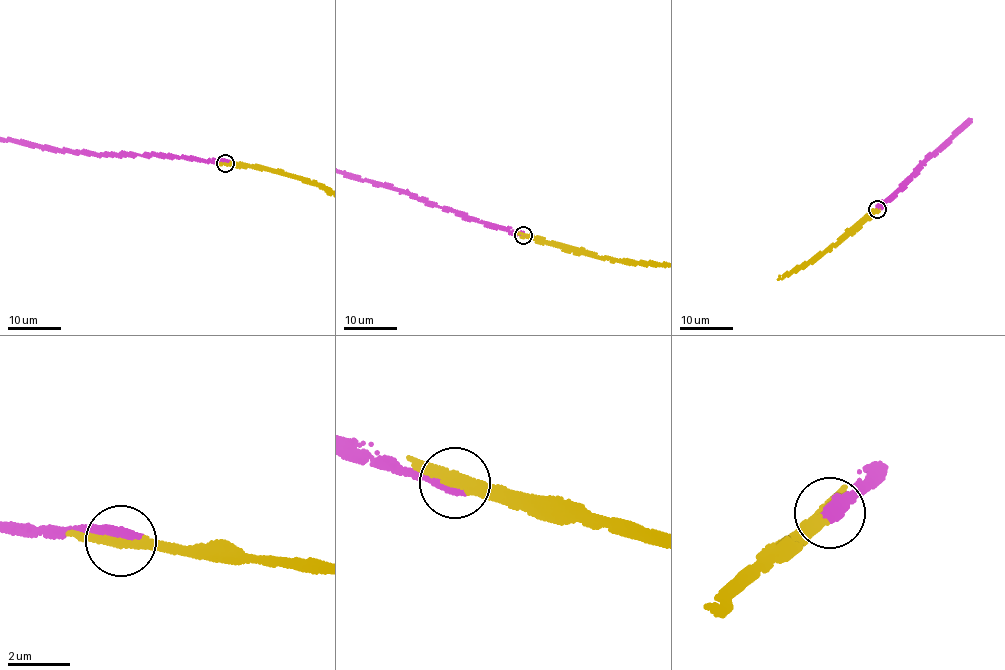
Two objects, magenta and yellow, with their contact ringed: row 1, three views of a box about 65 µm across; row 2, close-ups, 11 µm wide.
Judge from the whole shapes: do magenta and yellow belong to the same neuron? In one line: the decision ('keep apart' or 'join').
join

